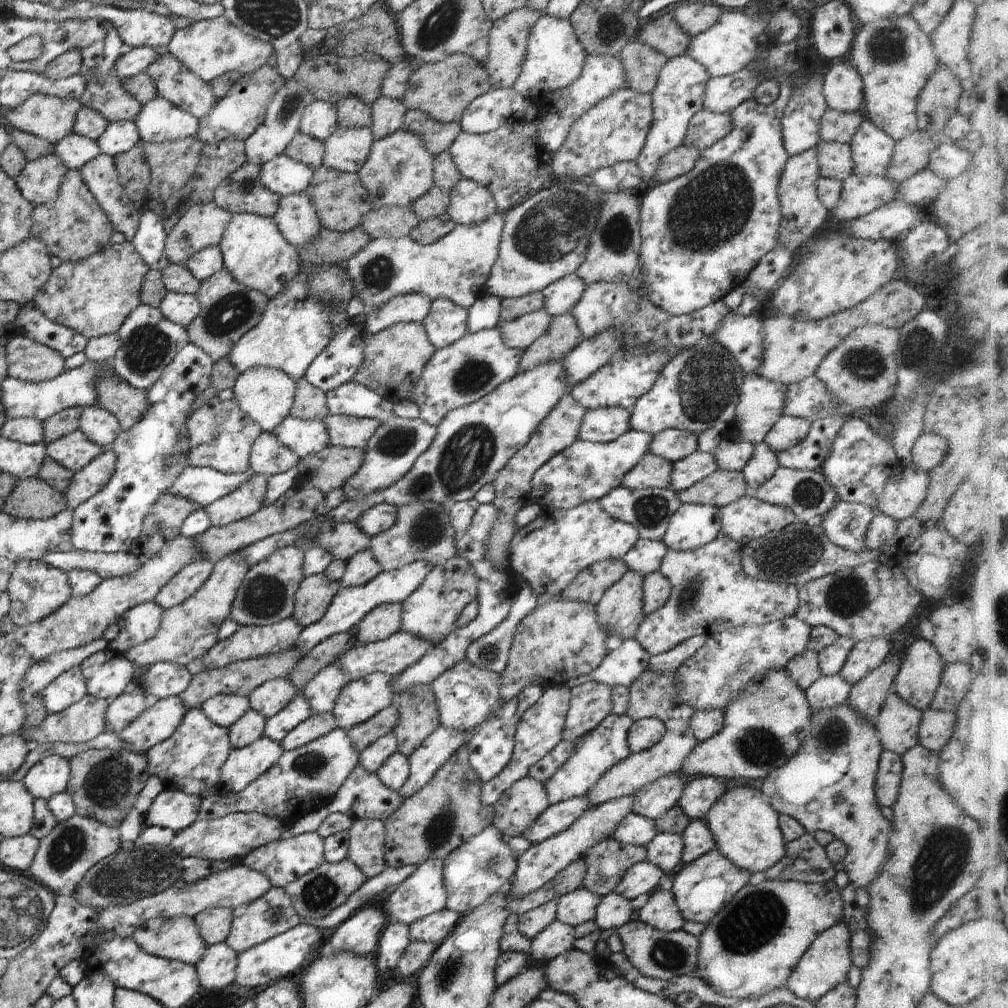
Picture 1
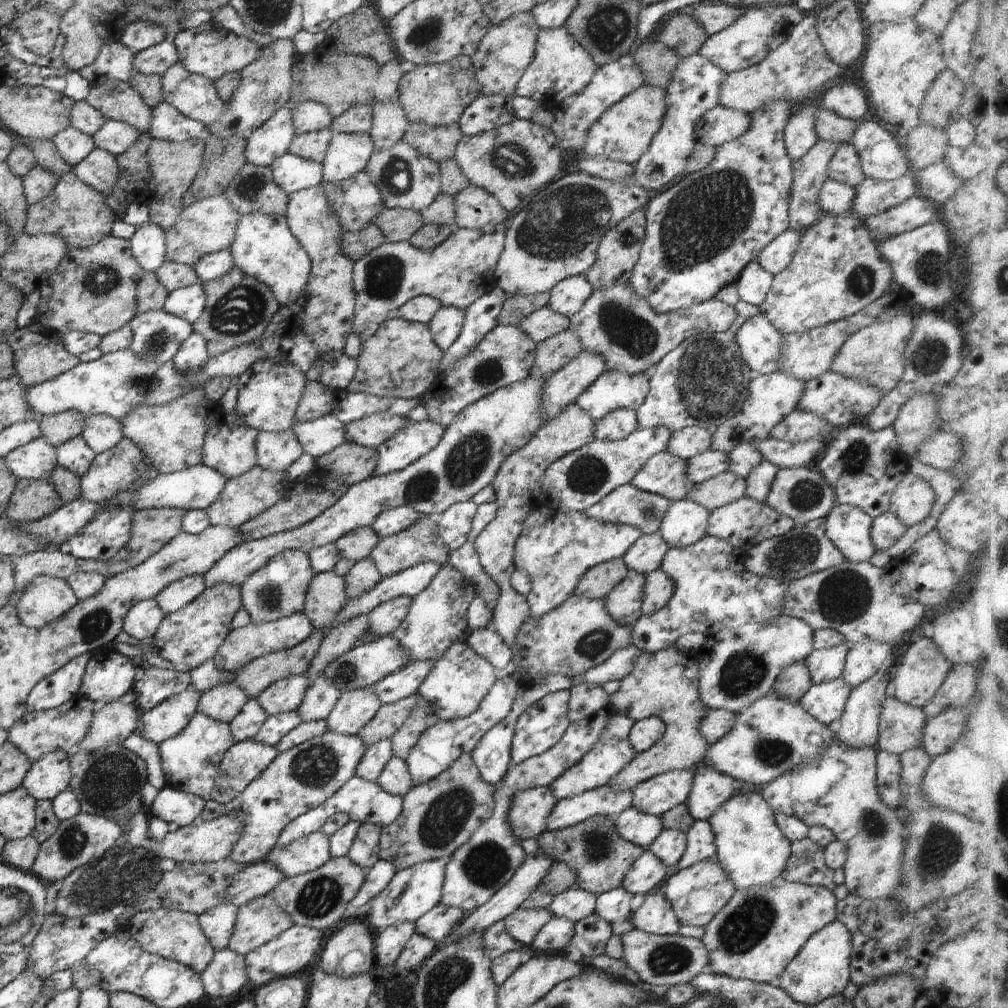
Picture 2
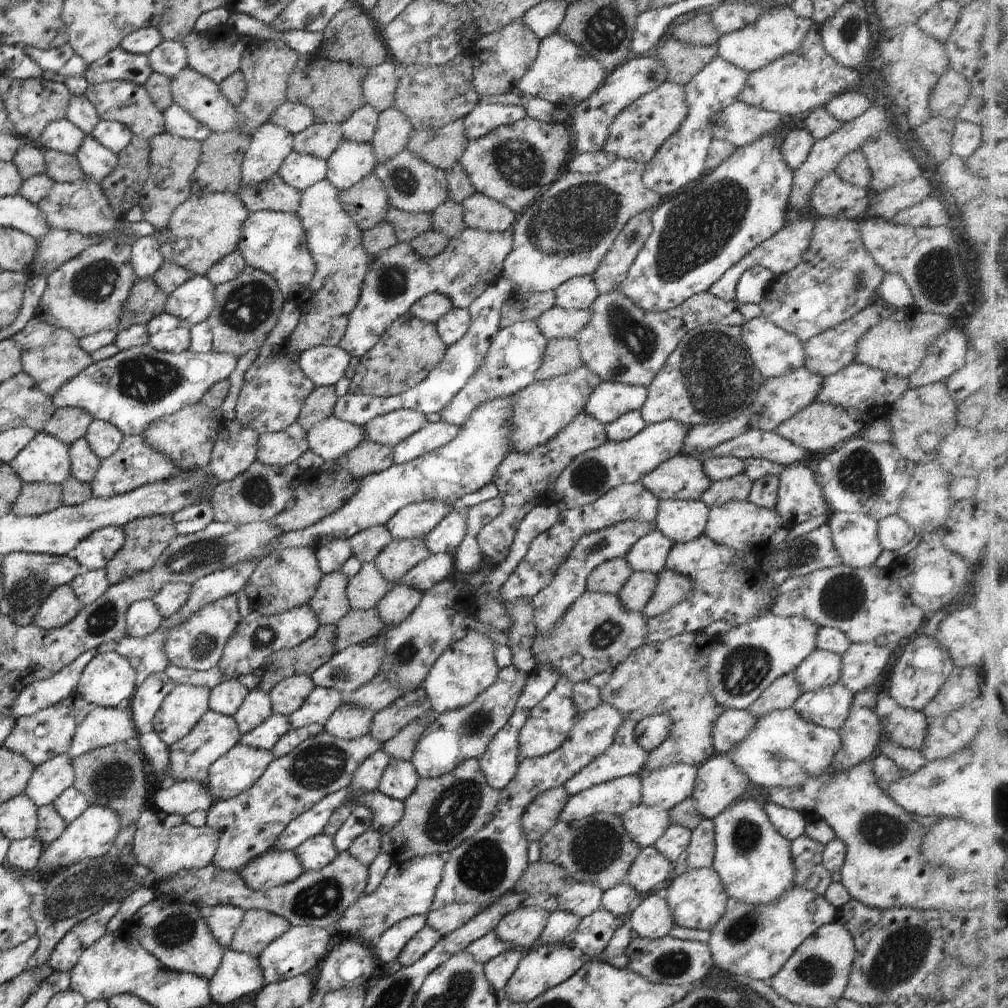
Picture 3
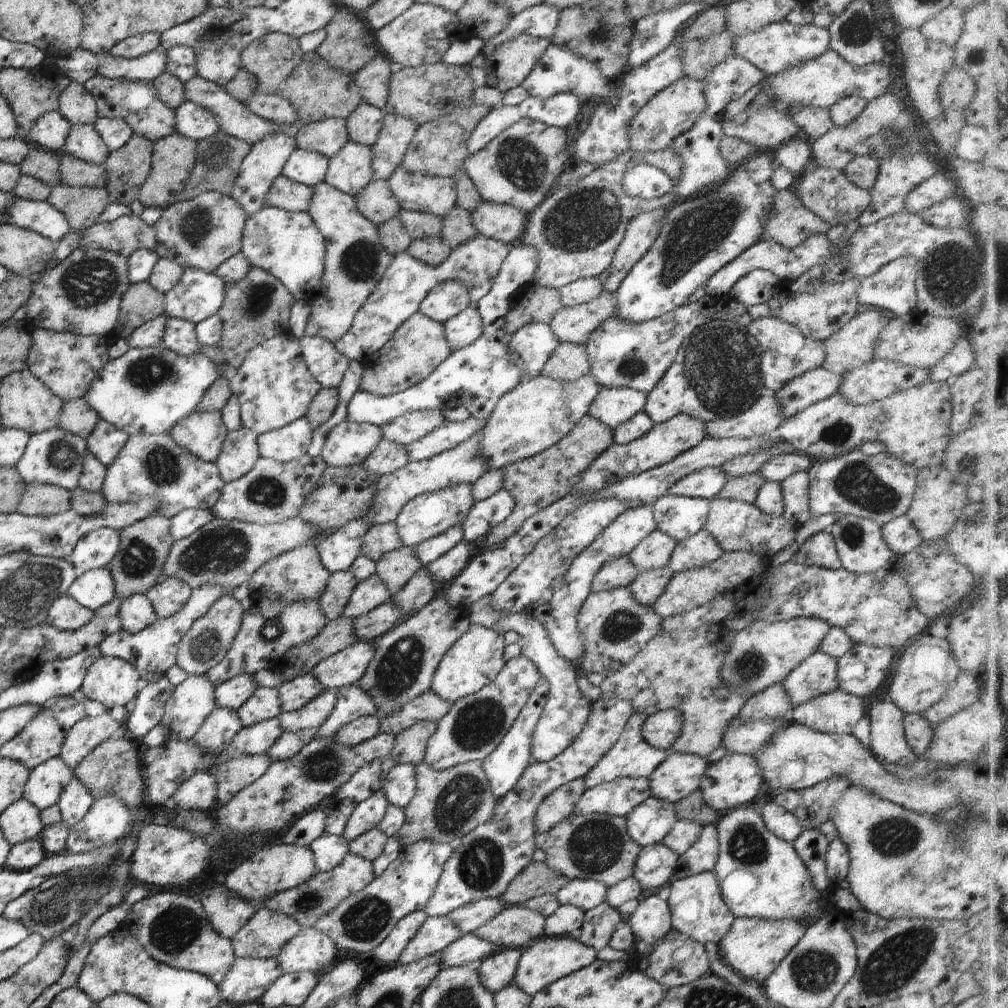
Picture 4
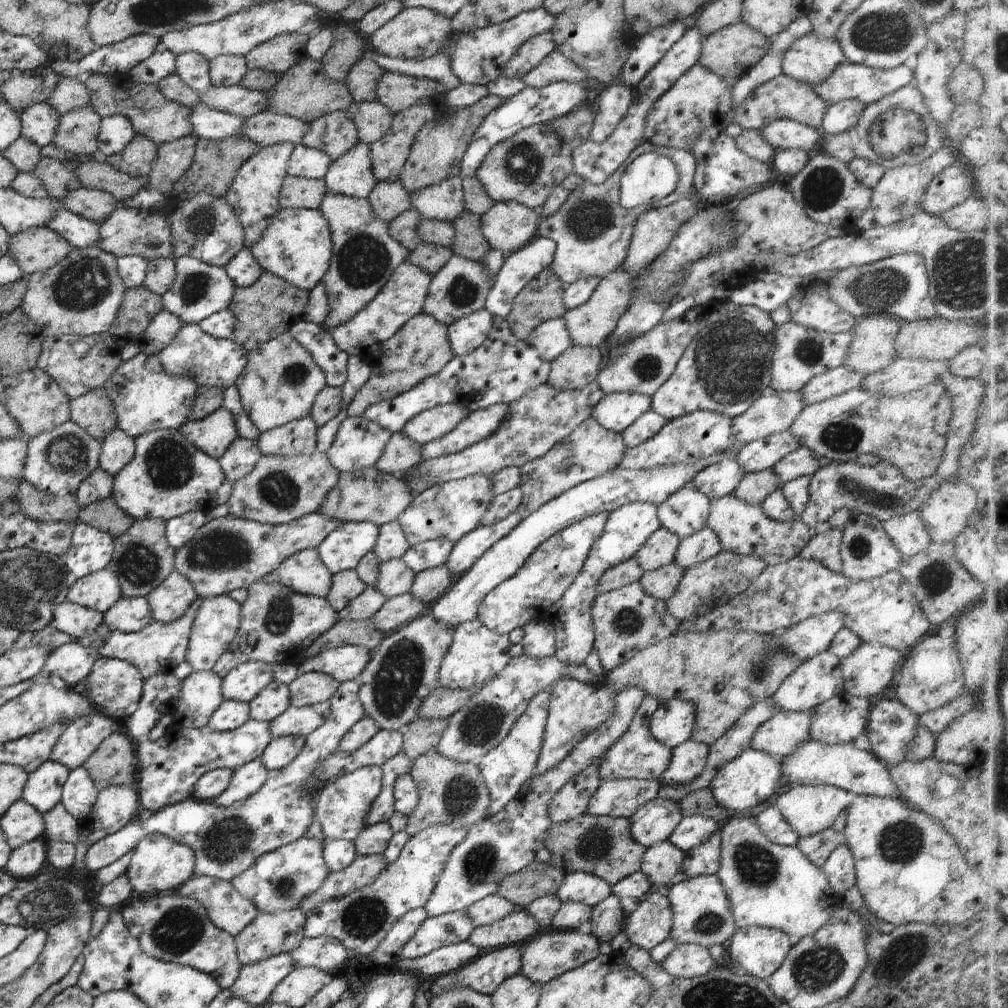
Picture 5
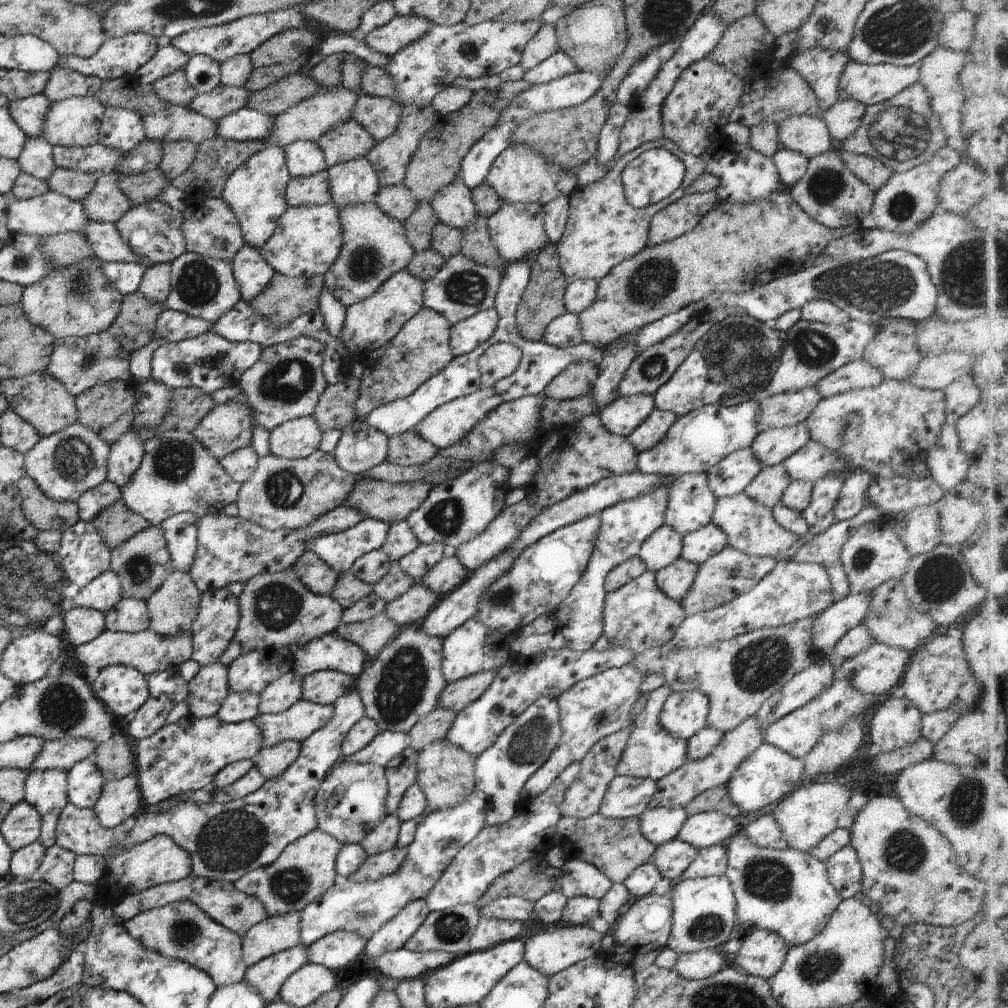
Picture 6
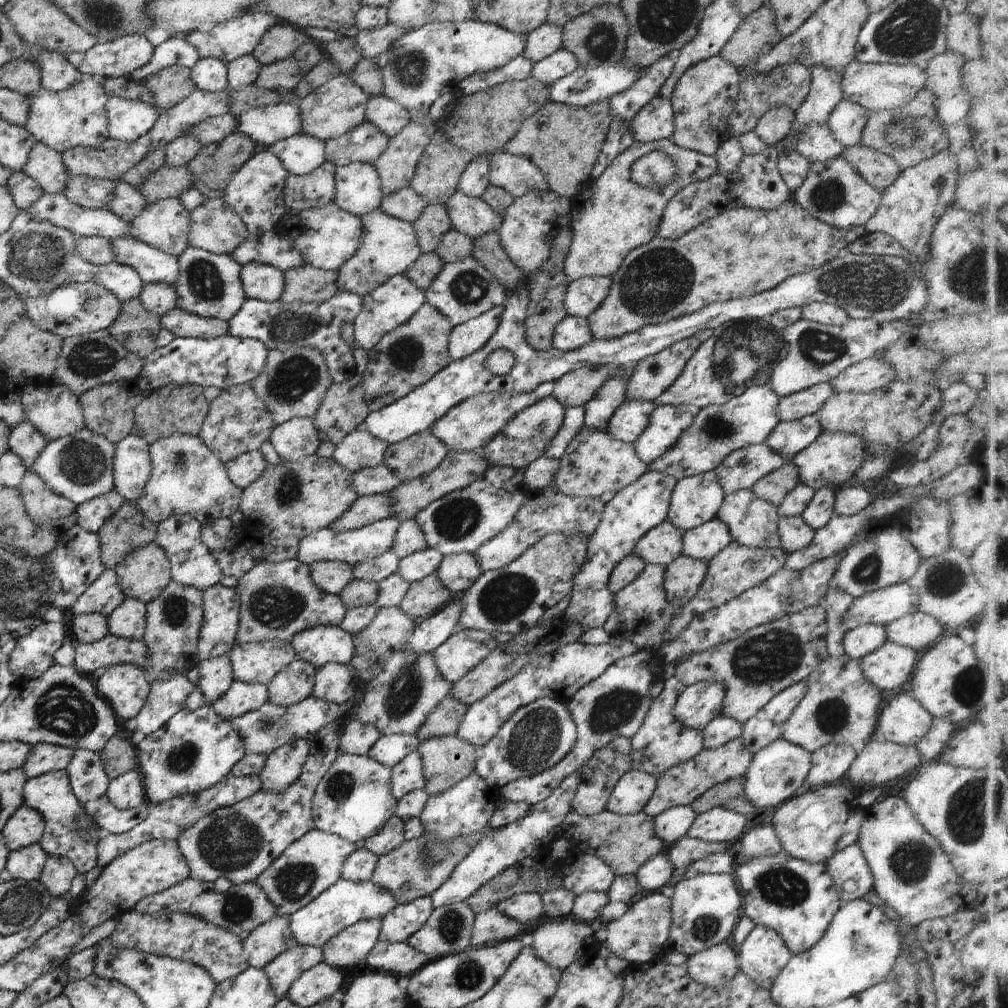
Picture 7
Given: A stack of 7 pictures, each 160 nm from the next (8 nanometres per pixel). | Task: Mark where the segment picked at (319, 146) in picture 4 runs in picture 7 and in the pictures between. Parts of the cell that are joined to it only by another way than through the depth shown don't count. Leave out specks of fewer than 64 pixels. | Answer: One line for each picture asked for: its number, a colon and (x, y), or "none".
5: (335, 133)
6: (348, 140)
7: (365, 143)

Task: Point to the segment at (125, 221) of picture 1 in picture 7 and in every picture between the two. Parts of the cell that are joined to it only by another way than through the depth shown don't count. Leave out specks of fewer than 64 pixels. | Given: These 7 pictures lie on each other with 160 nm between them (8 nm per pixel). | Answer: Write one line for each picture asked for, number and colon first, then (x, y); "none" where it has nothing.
2: (99, 169)
3: (96, 161)
4: (83, 141)
5: (77, 132)
6: (74, 122)
7: (76, 117)

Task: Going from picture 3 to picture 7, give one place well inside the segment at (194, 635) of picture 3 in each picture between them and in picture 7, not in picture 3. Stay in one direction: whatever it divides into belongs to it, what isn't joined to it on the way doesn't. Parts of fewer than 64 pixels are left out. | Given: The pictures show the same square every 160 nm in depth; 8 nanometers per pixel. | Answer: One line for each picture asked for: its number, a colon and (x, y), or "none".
4: (209, 638)
5: (217, 620)
6: (218, 615)
7: (221, 604)

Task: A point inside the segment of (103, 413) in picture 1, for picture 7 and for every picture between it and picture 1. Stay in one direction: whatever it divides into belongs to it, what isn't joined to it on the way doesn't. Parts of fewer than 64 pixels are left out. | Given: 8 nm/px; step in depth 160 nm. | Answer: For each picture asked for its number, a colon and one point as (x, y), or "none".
2: (101, 432)
3: (104, 438)
4: (105, 442)
5: (117, 448)
6: (125, 455)
7: (132, 466)

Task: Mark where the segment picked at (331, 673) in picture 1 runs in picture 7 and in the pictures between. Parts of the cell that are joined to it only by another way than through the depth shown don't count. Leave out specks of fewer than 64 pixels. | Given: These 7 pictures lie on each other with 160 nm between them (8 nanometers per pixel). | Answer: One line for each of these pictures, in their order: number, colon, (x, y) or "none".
2: (320, 697)
3: (320, 704)
4: (313, 715)
5: (295, 721)
6: (303, 718)
7: (264, 730)

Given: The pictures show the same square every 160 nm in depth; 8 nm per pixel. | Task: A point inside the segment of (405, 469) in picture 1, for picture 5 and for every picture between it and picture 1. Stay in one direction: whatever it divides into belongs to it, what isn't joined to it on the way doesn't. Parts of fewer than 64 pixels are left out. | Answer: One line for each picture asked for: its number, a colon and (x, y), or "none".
2: (417, 438)
3: (431, 436)
4: (448, 435)
5: (481, 423)

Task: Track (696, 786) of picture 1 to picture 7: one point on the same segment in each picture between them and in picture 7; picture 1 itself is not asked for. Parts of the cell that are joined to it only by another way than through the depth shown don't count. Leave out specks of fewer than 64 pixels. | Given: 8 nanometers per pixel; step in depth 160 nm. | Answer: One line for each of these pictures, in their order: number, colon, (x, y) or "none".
2: (709, 790)
3: (719, 783)
4: (733, 781)
5: (752, 777)
6: (769, 774)
7: (793, 762)

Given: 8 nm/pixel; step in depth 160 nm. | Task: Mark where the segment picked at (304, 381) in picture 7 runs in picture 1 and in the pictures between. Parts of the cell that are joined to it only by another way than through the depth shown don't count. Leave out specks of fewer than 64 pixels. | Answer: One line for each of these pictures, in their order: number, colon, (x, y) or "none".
1: (264, 394)
2: (269, 391)
3: (274, 389)
4: (274, 387)
5: (279, 384)
6: (286, 383)

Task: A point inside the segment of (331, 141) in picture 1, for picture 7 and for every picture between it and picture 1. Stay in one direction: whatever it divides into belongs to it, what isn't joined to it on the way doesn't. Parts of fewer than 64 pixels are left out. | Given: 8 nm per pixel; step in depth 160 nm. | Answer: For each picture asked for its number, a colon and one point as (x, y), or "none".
2: (347, 154)
3: (352, 161)
4: (349, 171)
5: (351, 175)
6: (353, 182)
7: (358, 191)

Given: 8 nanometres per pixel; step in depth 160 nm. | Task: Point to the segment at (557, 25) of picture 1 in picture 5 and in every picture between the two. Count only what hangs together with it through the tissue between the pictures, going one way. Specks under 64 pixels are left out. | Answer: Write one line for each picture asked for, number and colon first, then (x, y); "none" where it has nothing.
2: (561, 66)
3: (563, 73)
4: (558, 71)
5: (615, 99)

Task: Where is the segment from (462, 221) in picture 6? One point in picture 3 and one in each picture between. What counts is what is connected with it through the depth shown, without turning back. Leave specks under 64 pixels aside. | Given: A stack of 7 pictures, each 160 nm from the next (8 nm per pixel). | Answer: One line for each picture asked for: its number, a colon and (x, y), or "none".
3: (413, 185)
4: (415, 192)
5: (444, 202)

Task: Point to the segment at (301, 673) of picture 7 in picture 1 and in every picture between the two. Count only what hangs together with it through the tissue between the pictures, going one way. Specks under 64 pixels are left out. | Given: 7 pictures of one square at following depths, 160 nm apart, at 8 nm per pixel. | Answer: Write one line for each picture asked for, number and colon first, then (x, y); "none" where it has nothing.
1: (250, 727)
2: (245, 726)
3: (257, 707)
4: (264, 704)
5: (274, 698)
6: (279, 695)

